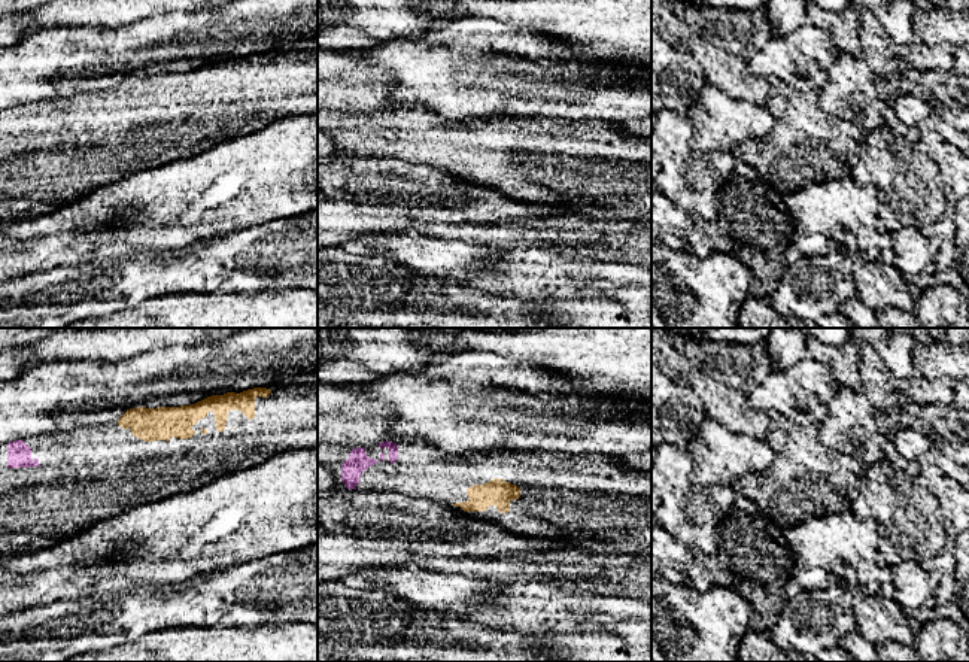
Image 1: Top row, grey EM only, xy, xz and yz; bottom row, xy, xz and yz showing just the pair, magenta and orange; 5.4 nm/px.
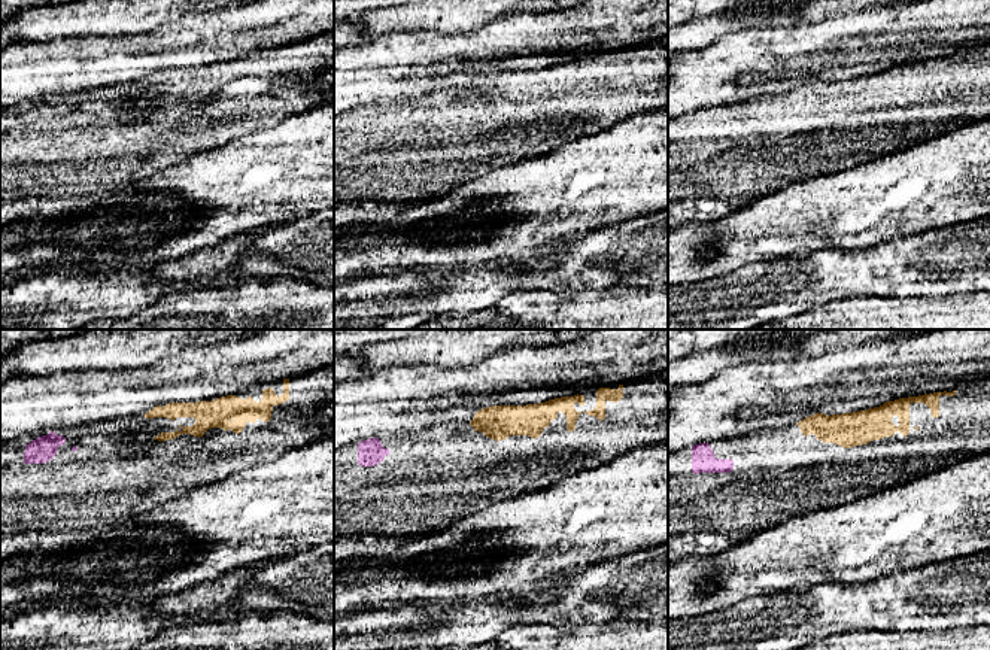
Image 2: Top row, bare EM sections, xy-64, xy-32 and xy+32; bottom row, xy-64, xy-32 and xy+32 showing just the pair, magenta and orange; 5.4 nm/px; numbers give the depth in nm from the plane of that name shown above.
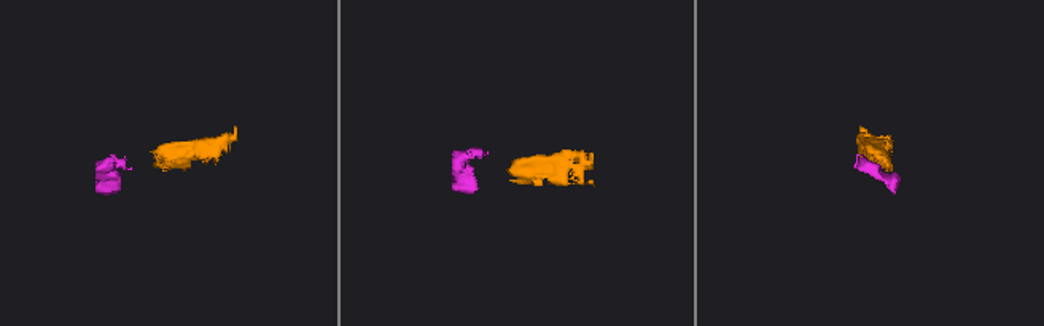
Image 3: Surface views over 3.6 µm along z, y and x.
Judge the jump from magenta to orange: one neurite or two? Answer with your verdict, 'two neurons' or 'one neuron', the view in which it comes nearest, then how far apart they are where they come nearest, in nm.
one neuron | xz | 380 nm

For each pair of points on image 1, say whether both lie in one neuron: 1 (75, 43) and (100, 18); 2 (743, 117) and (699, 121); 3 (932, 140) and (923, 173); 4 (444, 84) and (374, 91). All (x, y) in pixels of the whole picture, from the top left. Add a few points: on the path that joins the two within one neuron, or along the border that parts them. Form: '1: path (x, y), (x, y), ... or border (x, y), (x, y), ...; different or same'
1: border (121, 27), (54, 29); different
2: path (732, 121), (710, 121); same
3: border (914, 145), (942, 173); different
4: border (368, 64), (380, 64), (389, 73), (389, 97); different

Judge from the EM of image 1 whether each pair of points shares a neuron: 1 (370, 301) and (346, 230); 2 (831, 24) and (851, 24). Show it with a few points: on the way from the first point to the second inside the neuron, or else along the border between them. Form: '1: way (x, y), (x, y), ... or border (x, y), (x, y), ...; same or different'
1: border (333, 245), (349, 246); different
2: way (835, 24), (847, 24); same

